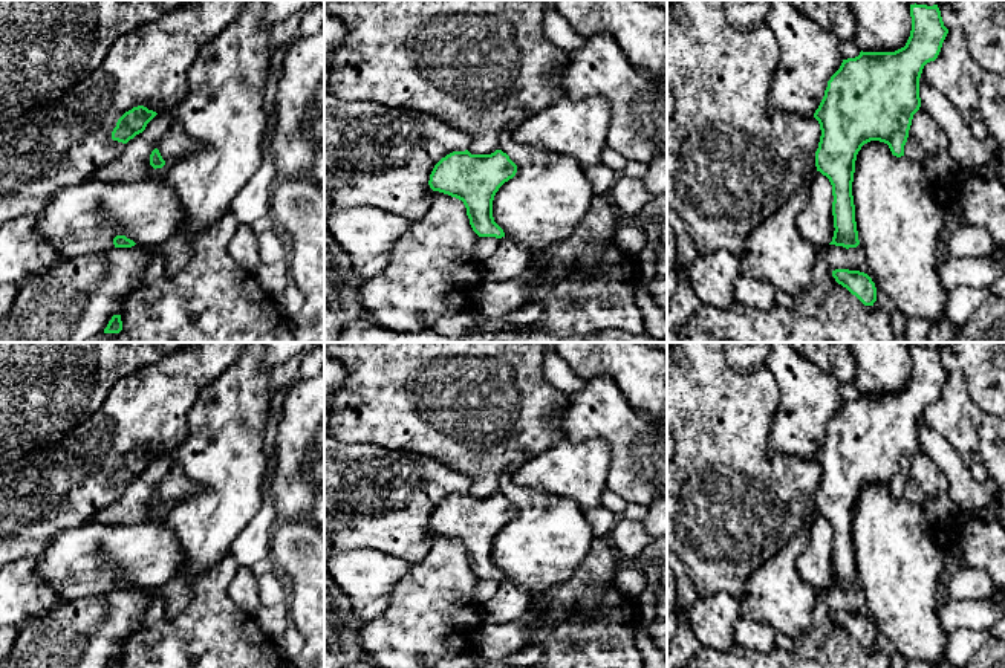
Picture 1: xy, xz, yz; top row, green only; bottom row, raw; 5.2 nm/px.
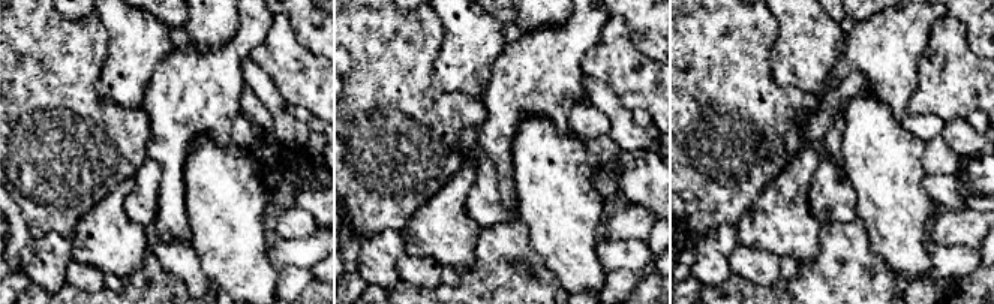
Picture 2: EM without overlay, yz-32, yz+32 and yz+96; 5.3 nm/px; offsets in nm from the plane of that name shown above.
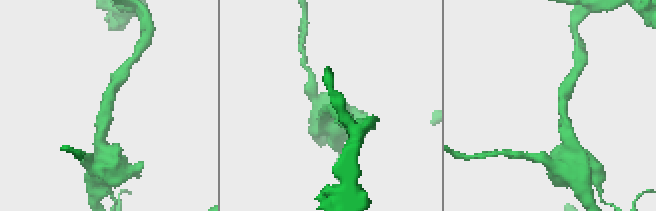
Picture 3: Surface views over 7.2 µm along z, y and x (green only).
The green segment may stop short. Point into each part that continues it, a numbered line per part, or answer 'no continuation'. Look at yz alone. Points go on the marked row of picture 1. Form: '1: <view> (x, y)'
no continuation

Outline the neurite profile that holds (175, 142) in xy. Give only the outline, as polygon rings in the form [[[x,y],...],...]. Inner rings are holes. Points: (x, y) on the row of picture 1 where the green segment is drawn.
[[[176,119],[161,138],[156,148],[165,164],[187,154],[188,151],[197,151],[197,145],[188,139],[184,127]]]

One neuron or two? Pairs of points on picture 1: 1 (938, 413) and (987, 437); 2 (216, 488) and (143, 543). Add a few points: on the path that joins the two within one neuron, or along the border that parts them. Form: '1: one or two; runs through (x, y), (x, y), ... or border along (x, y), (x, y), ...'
1: one; runs through (950, 416), (975, 439)
2: two; border along (162, 509), (162, 522), (176, 537), (182, 558)

